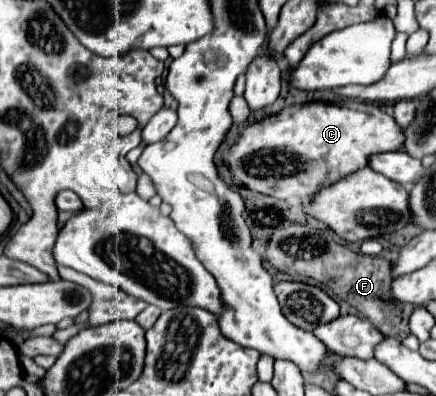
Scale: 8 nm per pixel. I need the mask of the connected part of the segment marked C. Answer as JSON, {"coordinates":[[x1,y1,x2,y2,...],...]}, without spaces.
{"coordinates":[[345,99,339,103,305,103,289,105,275,115,263,117,261,121,247,123,241,127,237,141,229,149,227,167,243,187,283,199,283,201,309,201,319,189,333,185,345,175,367,165,367,157,373,153,399,151,403,147,403,129,393,121,391,115,383,113,379,105,359,103]]}

